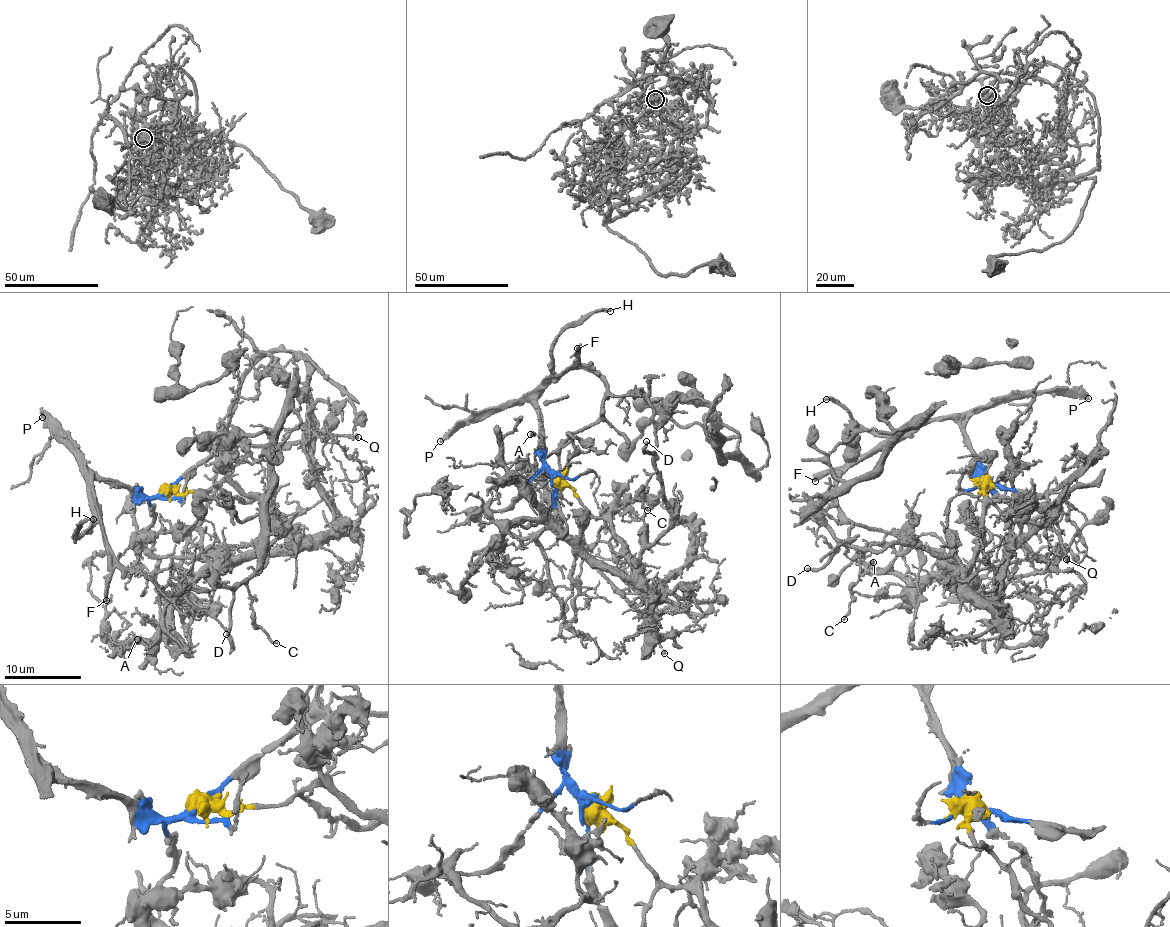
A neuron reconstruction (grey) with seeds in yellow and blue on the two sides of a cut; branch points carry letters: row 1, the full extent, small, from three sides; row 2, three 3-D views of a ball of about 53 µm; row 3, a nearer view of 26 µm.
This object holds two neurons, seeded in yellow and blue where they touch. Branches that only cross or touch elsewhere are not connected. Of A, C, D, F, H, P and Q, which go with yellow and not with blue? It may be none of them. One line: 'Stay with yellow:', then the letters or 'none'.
Stay with yellow: C, D

